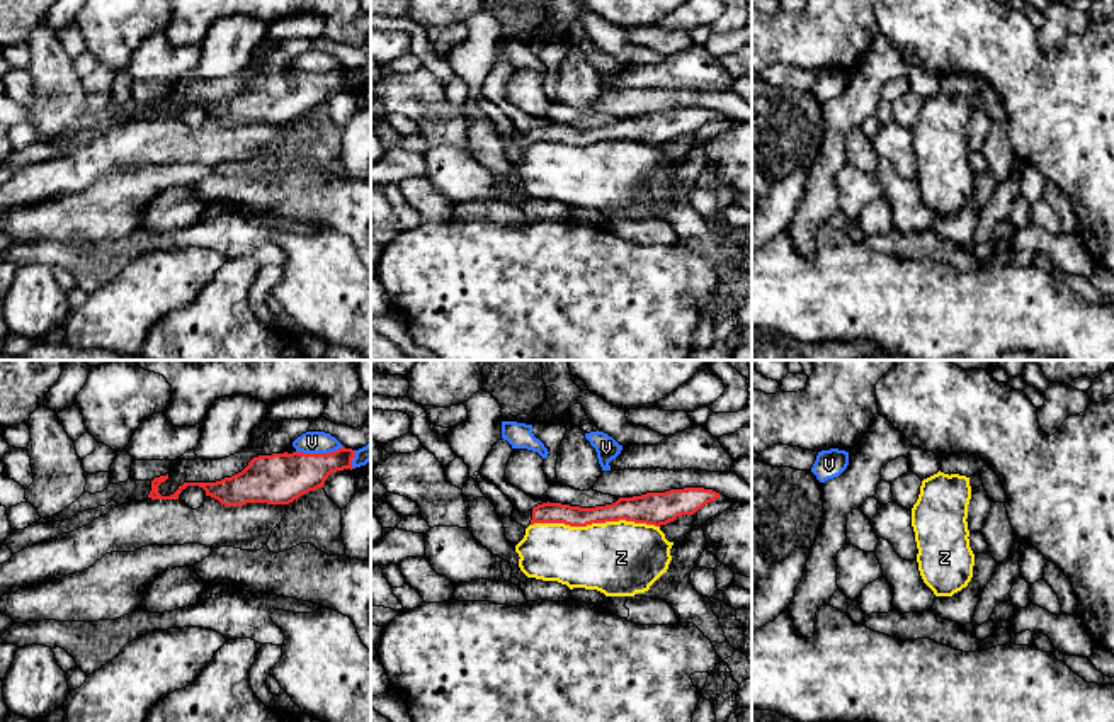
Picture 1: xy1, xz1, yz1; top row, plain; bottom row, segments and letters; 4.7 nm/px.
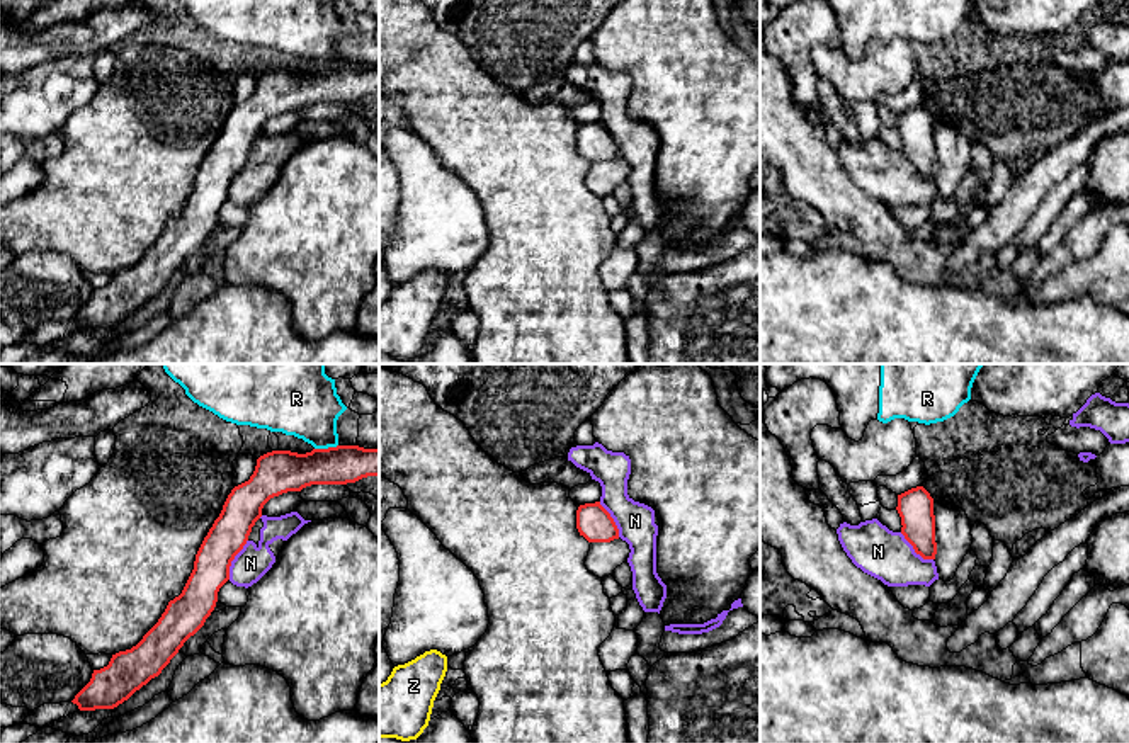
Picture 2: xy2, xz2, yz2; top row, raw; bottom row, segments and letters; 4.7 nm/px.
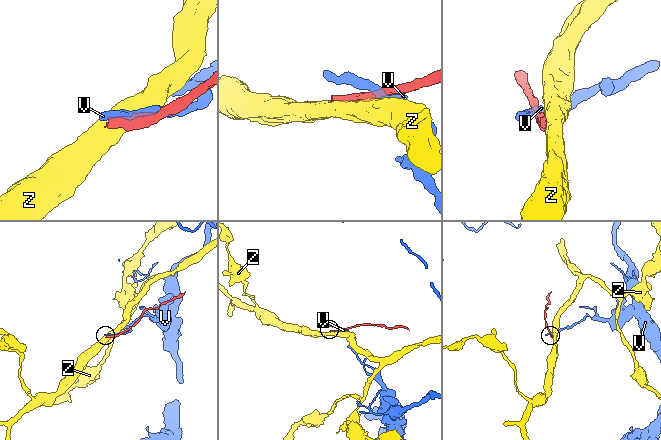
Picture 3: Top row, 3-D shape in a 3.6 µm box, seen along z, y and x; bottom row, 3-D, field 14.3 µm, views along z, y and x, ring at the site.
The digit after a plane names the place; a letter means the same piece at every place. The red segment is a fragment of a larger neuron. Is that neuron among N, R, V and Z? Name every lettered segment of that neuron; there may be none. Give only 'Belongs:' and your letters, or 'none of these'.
Belongs: none of these

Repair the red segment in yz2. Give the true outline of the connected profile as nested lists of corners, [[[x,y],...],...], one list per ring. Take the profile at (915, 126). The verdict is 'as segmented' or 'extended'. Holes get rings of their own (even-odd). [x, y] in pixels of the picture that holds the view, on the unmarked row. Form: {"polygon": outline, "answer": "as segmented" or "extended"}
{"polygon": [[[923,105],[898,114],[901,153],[923,179],[935,179],[935,134],[933,117]]], "answer": "as segmented"}

